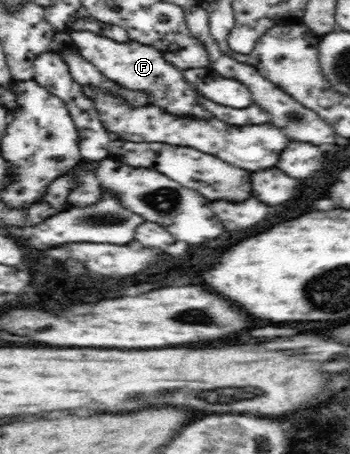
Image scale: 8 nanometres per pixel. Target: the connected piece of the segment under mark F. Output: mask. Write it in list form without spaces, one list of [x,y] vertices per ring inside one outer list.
[[[69,31],[73,42],[78,47],[80,55],[95,68],[115,83],[119,83],[125,89],[137,89],[137,91],[149,95],[149,103],[161,107],[163,111],[169,111],[173,115],[181,117],[195,117],[195,119],[211,119],[211,113],[199,105],[199,97],[195,87],[181,75],[181,71],[173,65],[169,65],[157,48],[143,45],[131,40],[129,43],[115,43],[108,37],[97,35],[90,31]]]

